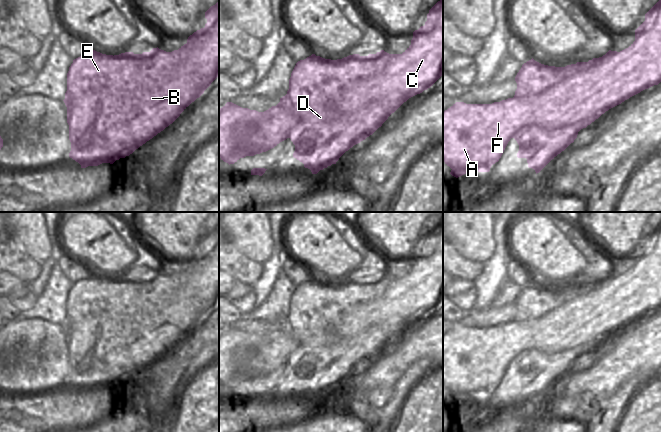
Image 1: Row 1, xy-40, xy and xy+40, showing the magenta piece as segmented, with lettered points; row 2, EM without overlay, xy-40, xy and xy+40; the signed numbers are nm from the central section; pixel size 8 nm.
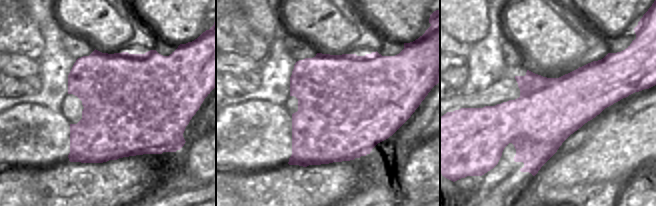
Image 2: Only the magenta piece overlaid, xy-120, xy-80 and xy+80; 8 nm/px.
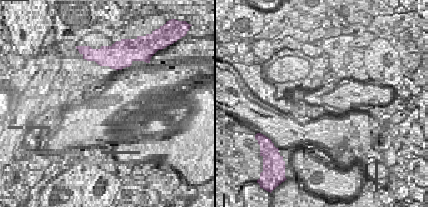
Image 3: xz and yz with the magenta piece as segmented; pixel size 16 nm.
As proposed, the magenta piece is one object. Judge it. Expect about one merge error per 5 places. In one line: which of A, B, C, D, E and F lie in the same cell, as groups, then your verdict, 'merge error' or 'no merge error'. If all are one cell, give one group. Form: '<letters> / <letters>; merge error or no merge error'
A B C D E F; no merge error

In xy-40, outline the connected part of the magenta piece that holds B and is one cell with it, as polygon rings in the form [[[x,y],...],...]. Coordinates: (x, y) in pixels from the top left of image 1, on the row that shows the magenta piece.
[[[219,1],[205,12],[205,18],[207,19],[205,27],[190,35],[186,44],[172,52],[166,52],[157,47],[153,48],[150,52],[143,52],[142,54],[125,52],[113,56],[102,54],[92,49],[86,56],[80,56],[73,60],[67,73],[67,91],[63,101],[67,107],[67,123],[69,125],[69,140],[71,142],[69,157],[78,162],[81,168],[98,166],[102,163],[113,164],[116,160],[129,156],[140,146],[172,124],[219,76]]]

